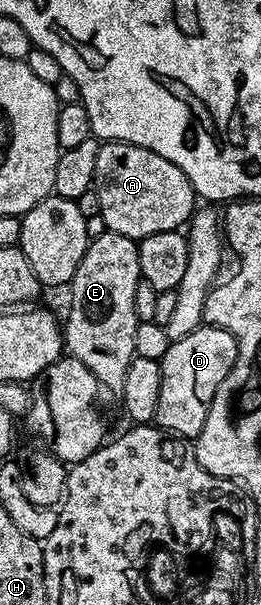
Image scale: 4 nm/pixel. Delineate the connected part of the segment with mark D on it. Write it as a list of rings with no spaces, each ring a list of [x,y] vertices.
[[[200,325],[192,334],[176,338],[170,343],[161,359],[161,396],[157,396],[157,412],[154,425],[159,429],[177,434],[181,438],[198,438],[205,428],[205,416],[221,380],[229,376],[237,360],[237,344],[228,330],[220,326]]]

